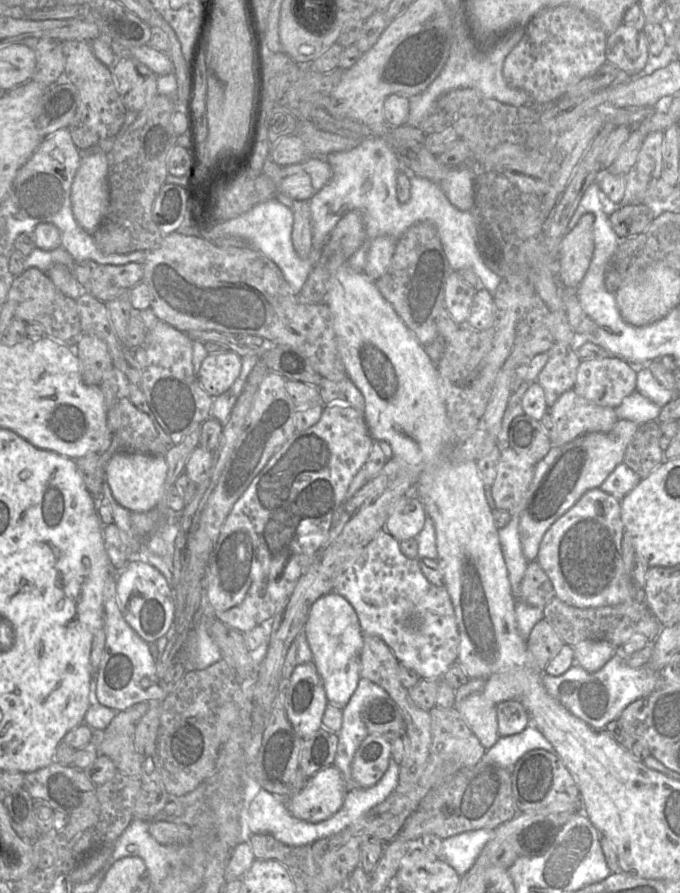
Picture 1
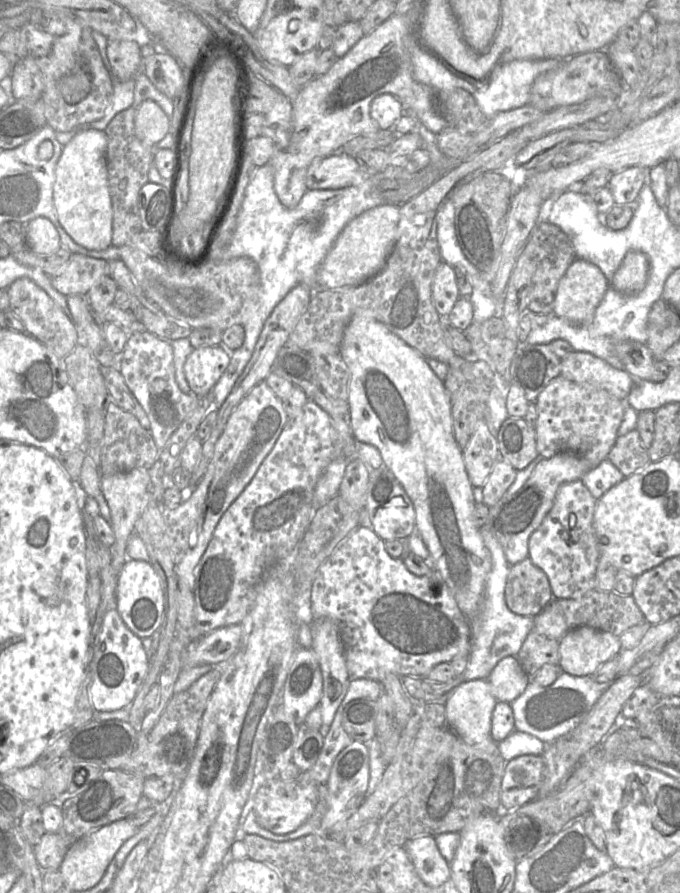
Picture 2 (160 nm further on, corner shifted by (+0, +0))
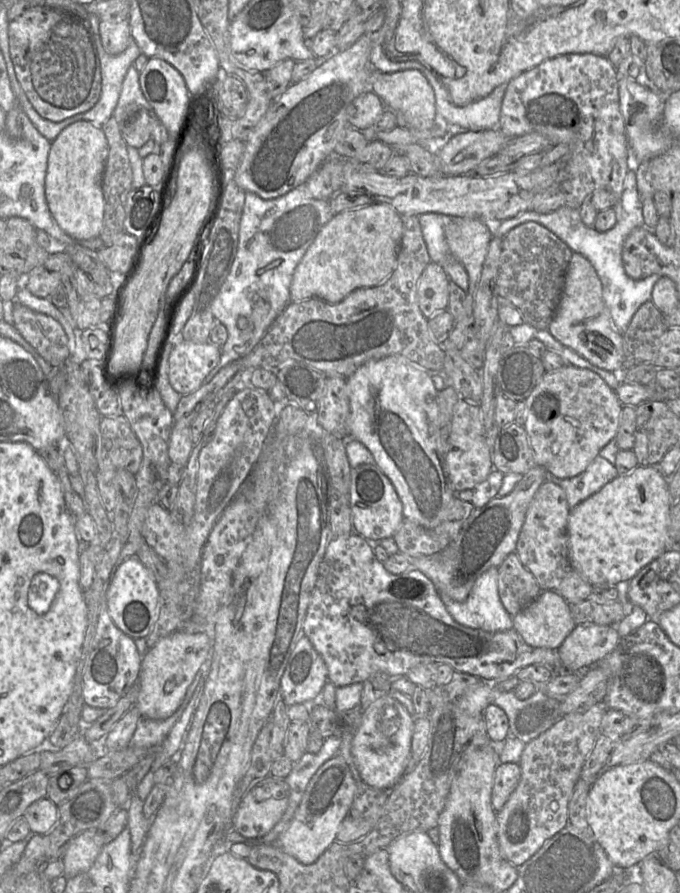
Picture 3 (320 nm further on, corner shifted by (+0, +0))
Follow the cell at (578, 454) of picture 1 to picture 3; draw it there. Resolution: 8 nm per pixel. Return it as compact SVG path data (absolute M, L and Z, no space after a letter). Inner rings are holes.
M536 465L524 474L511 493L504 497L496 496L483 507L474 508L463 523L456 538L446 548L432 555L411 557L411 565L433 582L439 594L446 594L457 602L465 601L481 574L491 567L499 567L510 553L515 552L516 543L525 521L528 506L539 487L547 481L548 477L551 477L551 475L546 469Z

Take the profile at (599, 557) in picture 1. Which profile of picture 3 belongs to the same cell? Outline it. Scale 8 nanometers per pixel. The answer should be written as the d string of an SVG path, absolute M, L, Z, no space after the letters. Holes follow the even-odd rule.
M548 481L539 487L528 506L515 553L524 567L533 574L542 590L556 590L564 577L573 570L569 557L570 511L563 488Z

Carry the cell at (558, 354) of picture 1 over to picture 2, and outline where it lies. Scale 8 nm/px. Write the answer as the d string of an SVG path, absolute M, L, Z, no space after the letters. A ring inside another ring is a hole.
M520 343L510 364L510 385L519 386L526 399L535 403L549 382L561 375L560 370L561 358L548 344Z

